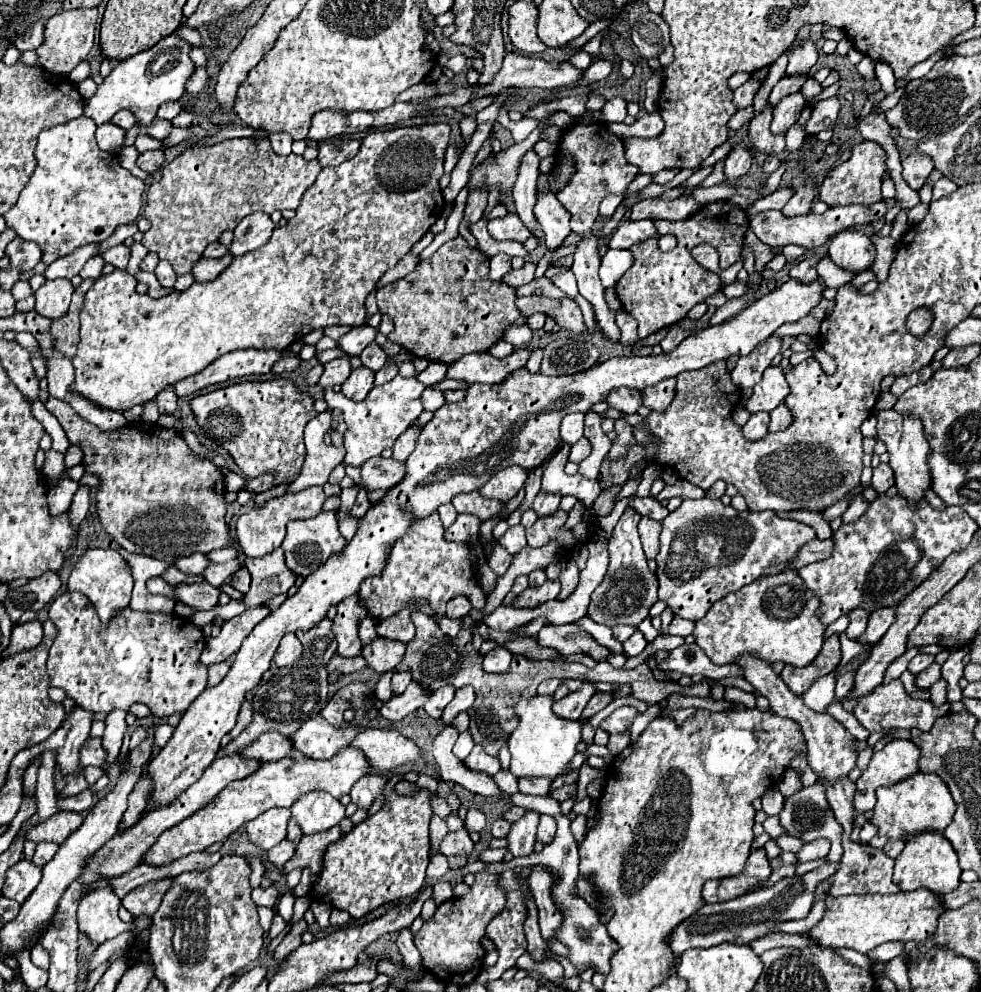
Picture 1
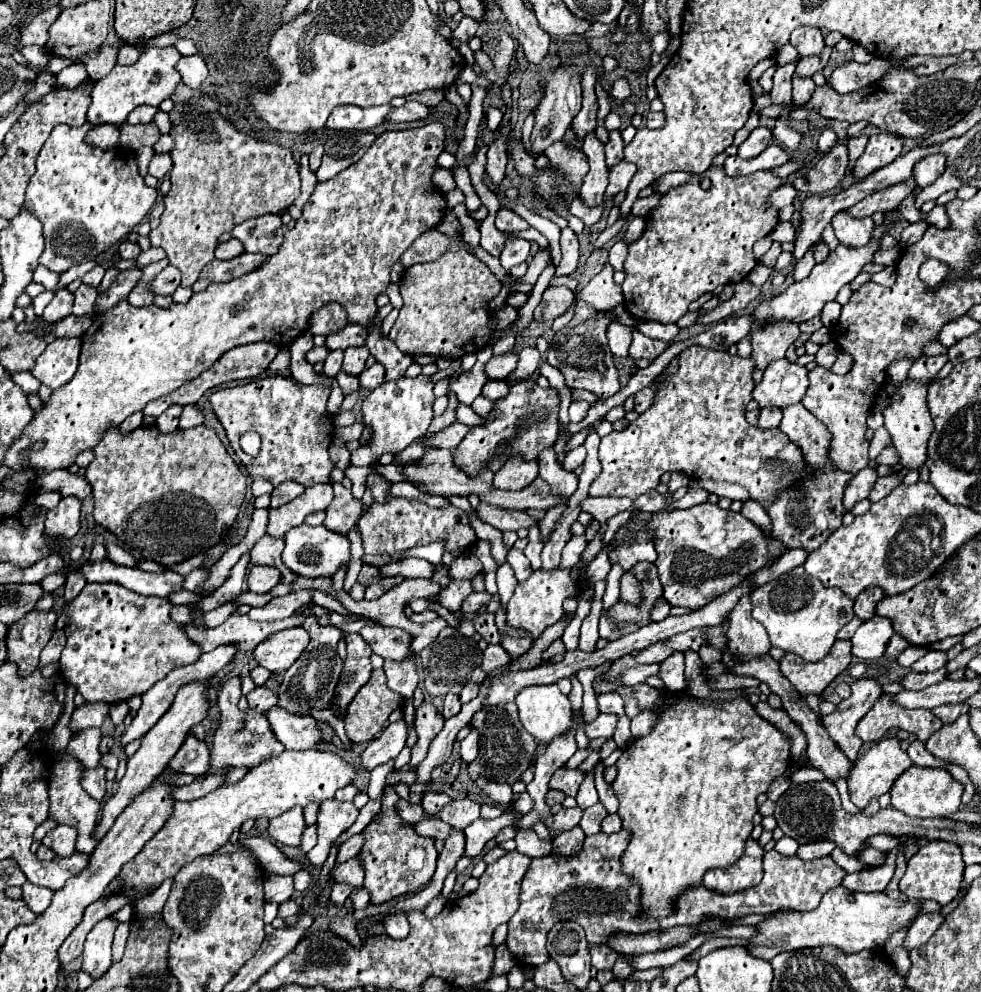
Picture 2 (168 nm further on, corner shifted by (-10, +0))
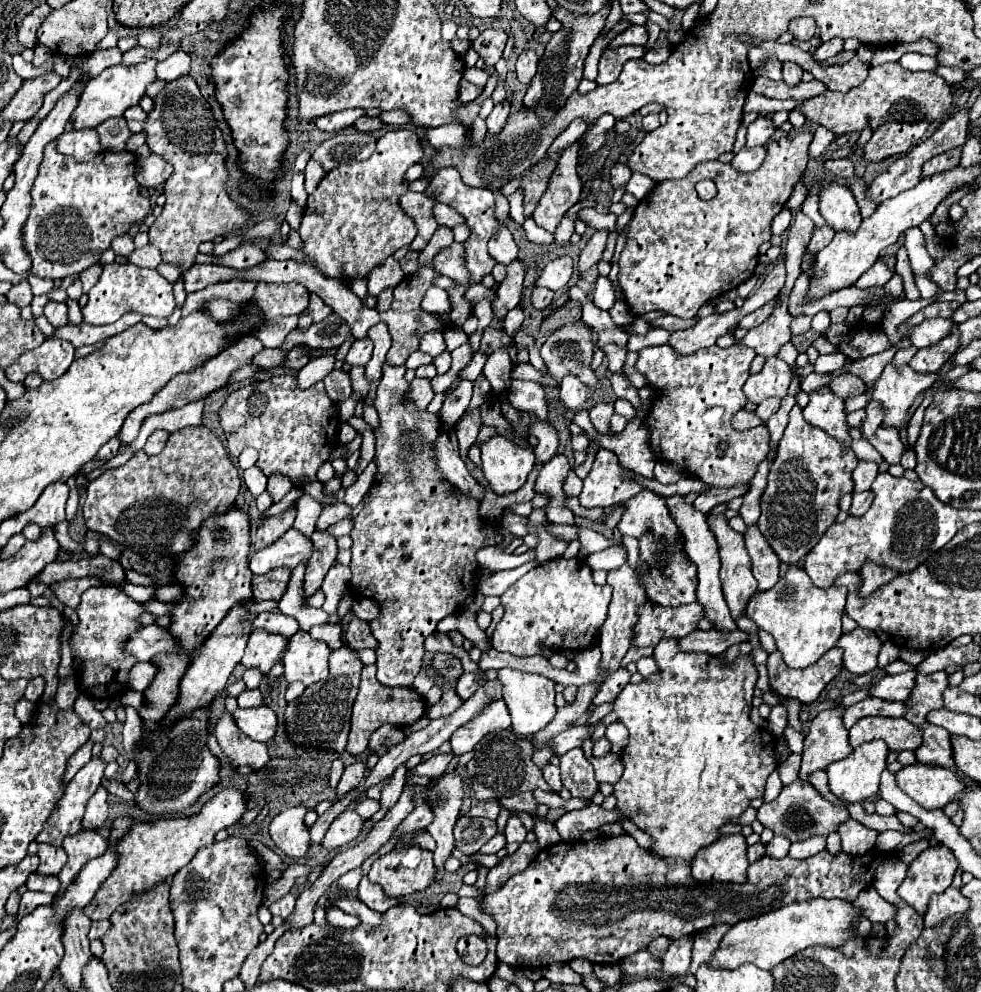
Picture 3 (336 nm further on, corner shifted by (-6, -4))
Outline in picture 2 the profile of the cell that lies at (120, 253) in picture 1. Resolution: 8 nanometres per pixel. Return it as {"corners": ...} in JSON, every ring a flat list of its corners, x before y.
{"corners":[[124,240,120,242,120,248,118,248,118,254,122,260,136,260,138,254,140,254,140,246,136,242,130,242,130,240]]}

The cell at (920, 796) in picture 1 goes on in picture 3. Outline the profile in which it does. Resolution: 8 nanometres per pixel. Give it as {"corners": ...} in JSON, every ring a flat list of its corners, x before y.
{"corners":[[912,764,896,774,896,782,912,800,924,808,944,808,960,790,964,790,962,778,952,770,932,764]]}

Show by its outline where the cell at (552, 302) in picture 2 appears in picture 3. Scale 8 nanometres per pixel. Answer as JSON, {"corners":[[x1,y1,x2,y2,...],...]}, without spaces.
{"corners":[[534,288,534,290,532,290,530,302,532,302,534,308,544,310,544,308,548,308,548,306,552,304,552,300,554,300,554,294,552,294,548,288]]}

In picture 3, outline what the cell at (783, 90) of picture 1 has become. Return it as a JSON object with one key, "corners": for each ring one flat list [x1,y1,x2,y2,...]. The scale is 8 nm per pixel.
{"corners":[[832,38,828,42,822,42,820,48,814,52,814,58,820,60,820,62,824,62,824,60,836,56,842,50,842,46,844,46,844,40,842,38]]}

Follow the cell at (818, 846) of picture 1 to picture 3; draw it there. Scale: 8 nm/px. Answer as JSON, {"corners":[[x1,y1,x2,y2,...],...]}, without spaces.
{"corners":[[812,836,812,838,806,838,802,842,794,842,790,846,790,856,796,860,804,860,804,858,816,856,824,848,826,848,826,838,824,836]]}

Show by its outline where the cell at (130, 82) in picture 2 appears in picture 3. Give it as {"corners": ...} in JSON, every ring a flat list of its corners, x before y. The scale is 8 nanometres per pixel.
{"corners":[[146,60,142,64,134,64,134,66,124,66,124,64,116,64,112,68,106,68,102,74,94,76,88,80,86,88,82,90,80,102,76,106,76,110,72,112,72,124,74,130,82,130,82,128,96,128,100,122,114,118,114,116,122,116,124,110,128,106,134,106,140,102,140,98,146,92,146,86,156,80,154,74,154,66,158,62,156,60]]}

